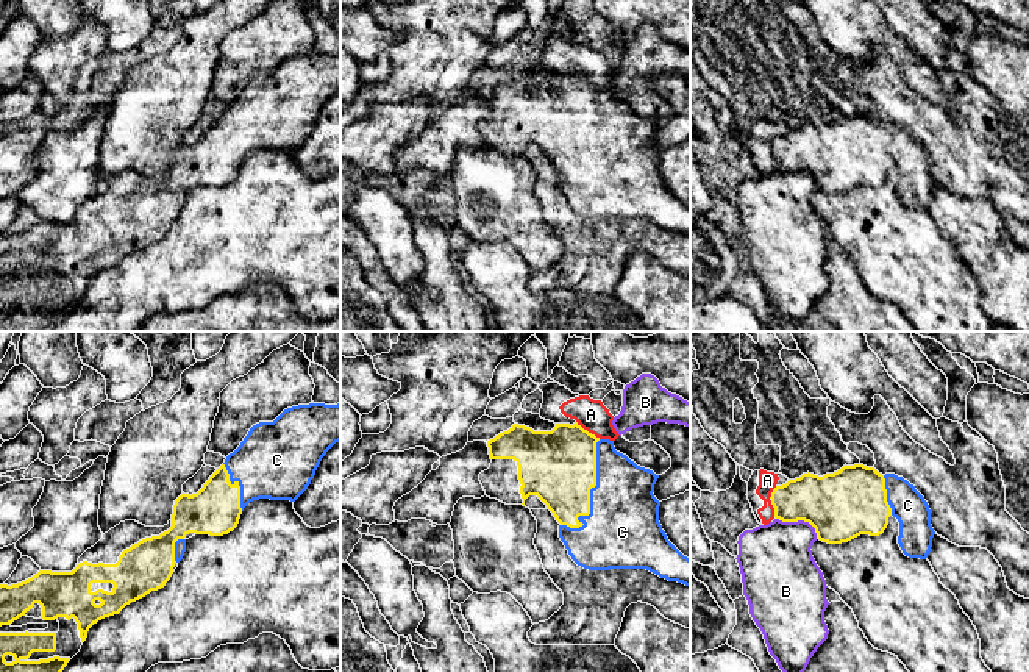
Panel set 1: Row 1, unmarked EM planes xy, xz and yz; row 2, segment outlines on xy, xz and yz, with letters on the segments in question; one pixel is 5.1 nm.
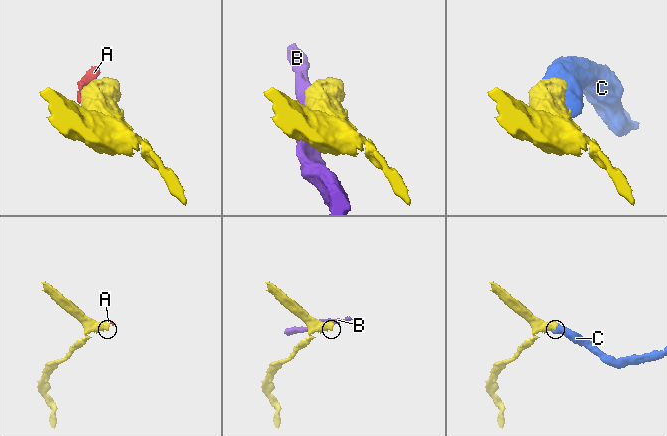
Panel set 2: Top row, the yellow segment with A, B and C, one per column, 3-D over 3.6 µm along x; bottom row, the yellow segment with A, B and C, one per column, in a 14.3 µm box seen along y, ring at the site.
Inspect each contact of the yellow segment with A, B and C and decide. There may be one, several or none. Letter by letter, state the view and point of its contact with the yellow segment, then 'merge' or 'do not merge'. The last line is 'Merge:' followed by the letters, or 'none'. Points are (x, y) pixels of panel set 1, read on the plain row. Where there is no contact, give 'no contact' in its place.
A: meets yellow in xz at (587, 82); do not merge
B: meets yellow in yz at (800, 169); do not merge
C: meets yellow in xz at (589, 146); merge
Merge: C

